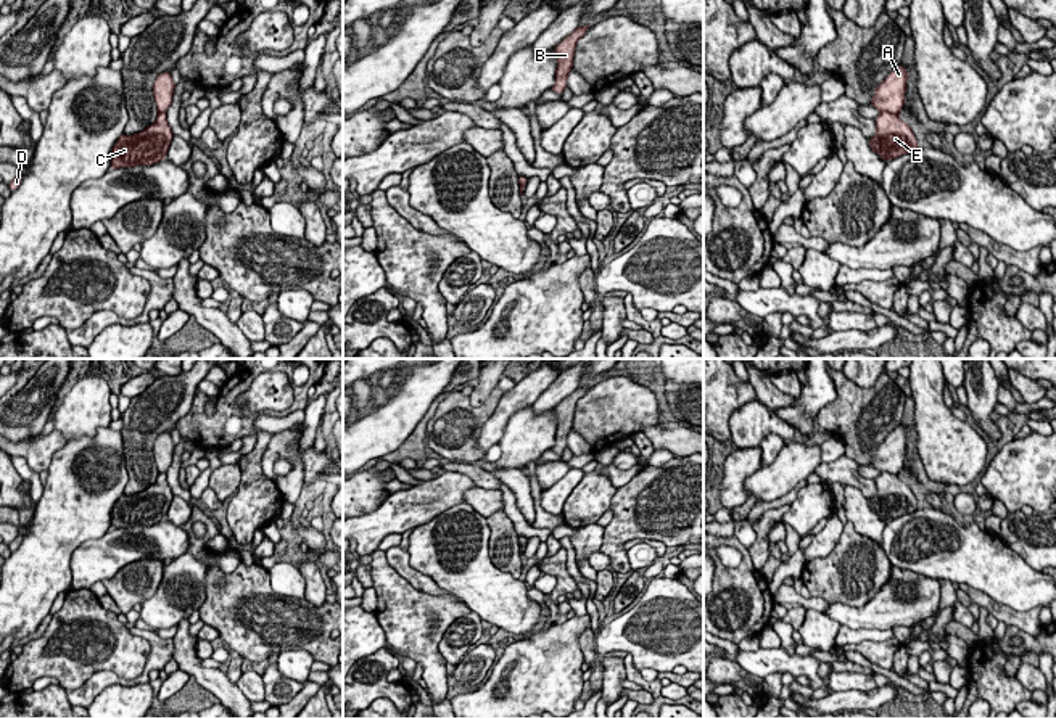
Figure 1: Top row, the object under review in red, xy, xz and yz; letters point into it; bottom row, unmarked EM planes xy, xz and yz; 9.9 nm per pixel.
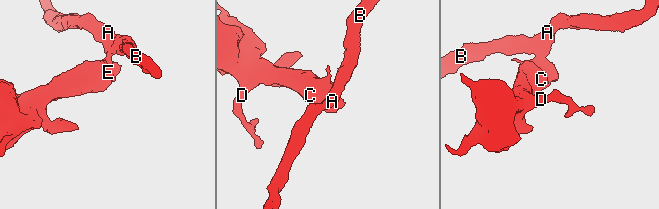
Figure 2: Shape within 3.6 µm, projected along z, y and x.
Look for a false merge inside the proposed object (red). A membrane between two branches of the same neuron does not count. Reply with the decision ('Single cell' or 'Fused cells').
Fused cells

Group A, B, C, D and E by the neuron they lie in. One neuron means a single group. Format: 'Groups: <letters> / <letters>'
Groups: A B / C D E

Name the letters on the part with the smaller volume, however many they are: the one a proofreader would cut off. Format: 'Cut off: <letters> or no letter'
Cut off: C, D, E

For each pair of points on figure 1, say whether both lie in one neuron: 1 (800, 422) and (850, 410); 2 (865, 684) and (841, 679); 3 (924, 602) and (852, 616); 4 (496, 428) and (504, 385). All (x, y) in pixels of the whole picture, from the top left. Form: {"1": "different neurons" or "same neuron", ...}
{"1": "different neurons", "2": "same neuron", "3": "same neuron", "4": "different neurons"}

